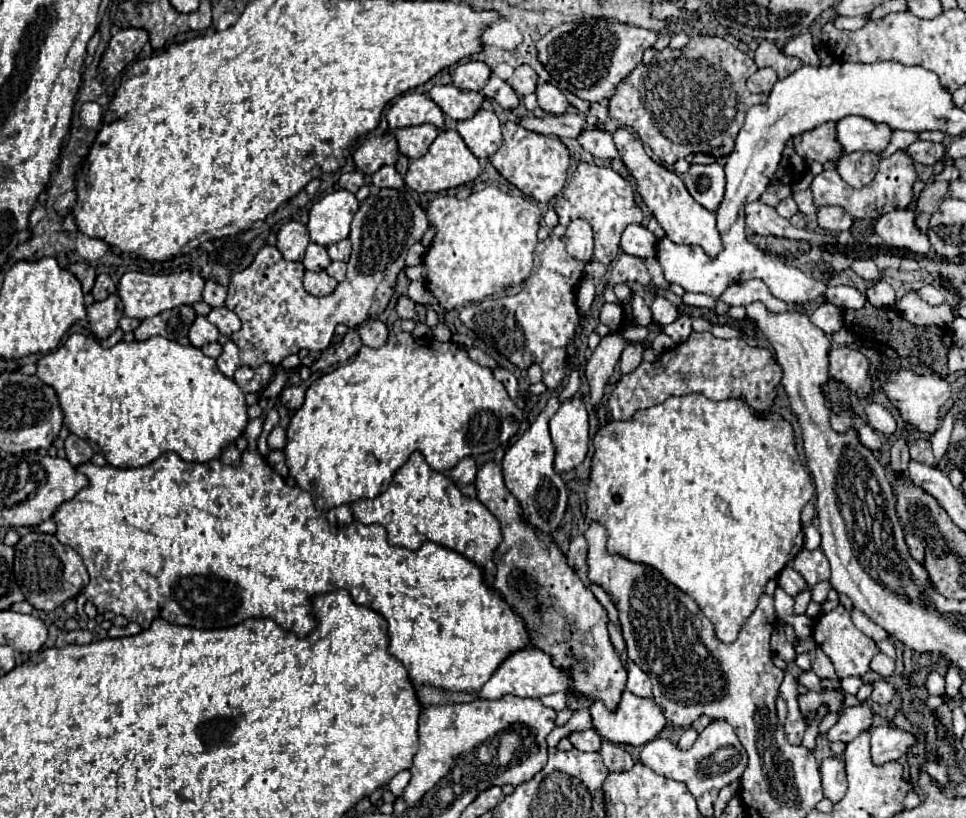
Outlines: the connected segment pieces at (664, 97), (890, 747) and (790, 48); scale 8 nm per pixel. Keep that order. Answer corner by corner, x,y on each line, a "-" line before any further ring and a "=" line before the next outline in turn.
697,35
683,49
665,47
663,51
657,51
649,47
643,53
643,63
629,77
625,77
617,85
615,95
609,97
609,117
617,119
619,125
631,127
665,165
673,165
677,159
691,153
721,153
721,157
725,157
733,151
737,131
743,125
743,115
751,107
767,101
767,95
753,95
745,87
747,77
755,71
755,61
721,37
=
879,725
871,731
871,761
875,765
885,765
889,761
897,761
907,749
915,743
915,737
893,727
=
809,33
799,35
799,37
795,37
793,41
789,41
789,43
783,47
783,53
785,53
785,55
791,55
791,57
797,57
797,59
801,59
803,63
813,65
813,67
819,67
819,65
821,65
821,59
819,59
819,55
817,55
815,49
813,49
813,39
811,39

